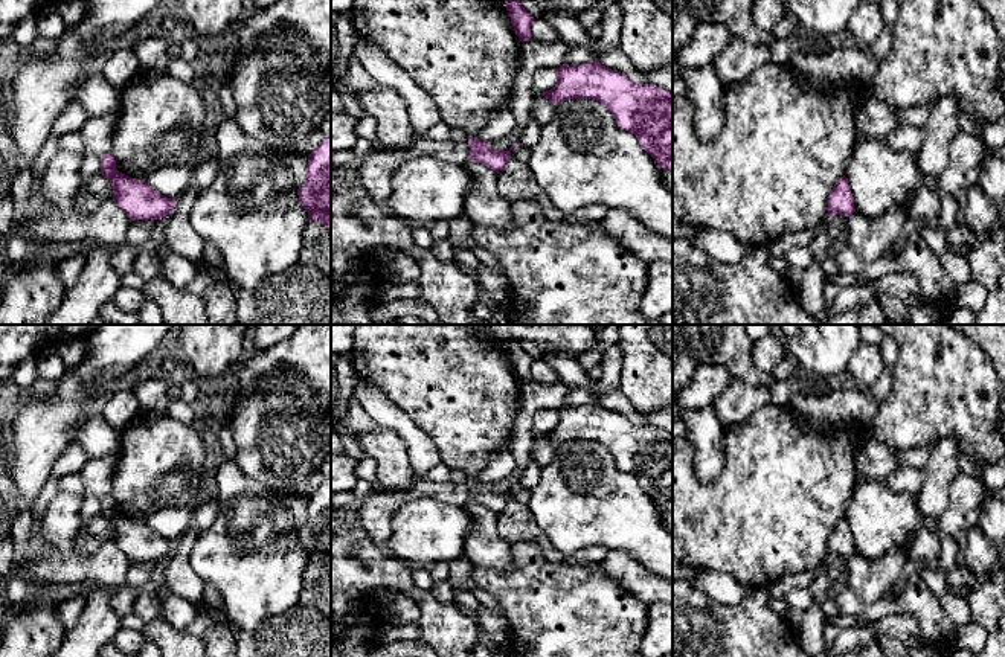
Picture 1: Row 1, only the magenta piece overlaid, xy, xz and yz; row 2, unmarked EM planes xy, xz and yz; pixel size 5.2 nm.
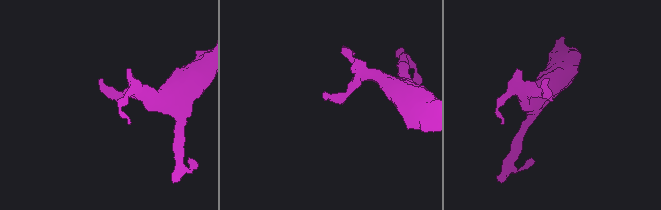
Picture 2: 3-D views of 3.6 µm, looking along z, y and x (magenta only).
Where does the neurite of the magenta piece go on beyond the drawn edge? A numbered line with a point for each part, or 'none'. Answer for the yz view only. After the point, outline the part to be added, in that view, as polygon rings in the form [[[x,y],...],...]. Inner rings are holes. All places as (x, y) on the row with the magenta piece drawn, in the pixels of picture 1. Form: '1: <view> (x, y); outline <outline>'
none

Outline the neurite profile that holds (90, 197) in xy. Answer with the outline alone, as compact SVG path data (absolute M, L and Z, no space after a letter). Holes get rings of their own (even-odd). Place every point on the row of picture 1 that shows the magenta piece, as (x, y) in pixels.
M98 174L87 186L79 189L72 209L88 216L107 200L113 200L113 186L102 174Z

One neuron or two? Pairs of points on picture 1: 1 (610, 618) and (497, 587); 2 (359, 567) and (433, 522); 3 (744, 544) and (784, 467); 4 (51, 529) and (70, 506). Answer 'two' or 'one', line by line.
1: one
2: two
3: one
4: one

